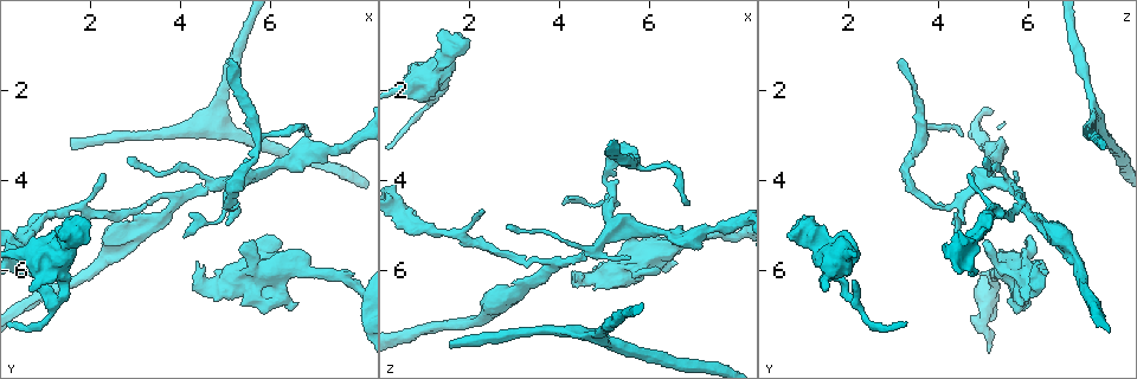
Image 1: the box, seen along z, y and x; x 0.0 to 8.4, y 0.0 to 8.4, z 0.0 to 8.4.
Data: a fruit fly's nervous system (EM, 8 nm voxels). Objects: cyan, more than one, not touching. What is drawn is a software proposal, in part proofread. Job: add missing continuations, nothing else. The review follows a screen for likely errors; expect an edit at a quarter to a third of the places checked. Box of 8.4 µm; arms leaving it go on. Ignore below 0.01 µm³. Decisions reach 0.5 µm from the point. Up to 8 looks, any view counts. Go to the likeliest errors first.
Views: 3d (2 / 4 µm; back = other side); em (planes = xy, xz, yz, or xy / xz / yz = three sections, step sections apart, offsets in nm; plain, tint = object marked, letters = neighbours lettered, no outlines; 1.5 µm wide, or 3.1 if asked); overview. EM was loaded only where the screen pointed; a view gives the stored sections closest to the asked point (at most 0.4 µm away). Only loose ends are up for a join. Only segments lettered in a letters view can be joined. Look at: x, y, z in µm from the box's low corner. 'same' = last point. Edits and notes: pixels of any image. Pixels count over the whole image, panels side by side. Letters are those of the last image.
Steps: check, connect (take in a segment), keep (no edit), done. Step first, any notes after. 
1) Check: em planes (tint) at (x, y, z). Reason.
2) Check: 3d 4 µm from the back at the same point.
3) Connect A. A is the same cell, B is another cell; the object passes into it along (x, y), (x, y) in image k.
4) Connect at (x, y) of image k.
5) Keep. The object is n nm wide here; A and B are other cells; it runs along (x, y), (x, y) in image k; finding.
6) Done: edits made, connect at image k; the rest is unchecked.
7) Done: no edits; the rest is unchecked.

Check: em planes (letters) at (1.65, 3.30, 7.75). Free end.

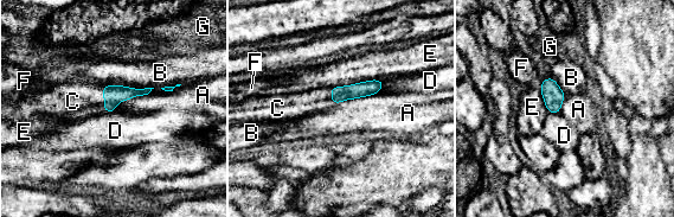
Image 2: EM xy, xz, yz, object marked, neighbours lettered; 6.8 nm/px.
Connect at (72, 101) of image 2. C is the same cell, A, B, D, E, F and G are other cells; the object passes into it along (113, 94), (104, 100), (72, 101) in image 2; the neuron continues.

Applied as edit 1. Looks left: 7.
Check: overview. See it whole again.

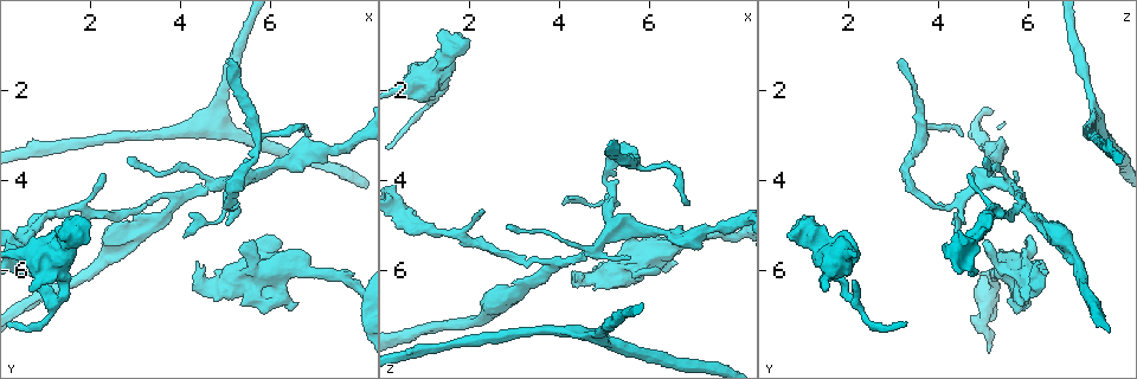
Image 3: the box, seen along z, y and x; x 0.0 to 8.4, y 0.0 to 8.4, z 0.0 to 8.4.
Check: em planes (letters) at (0.80, 6.10, 4.70). Free end.

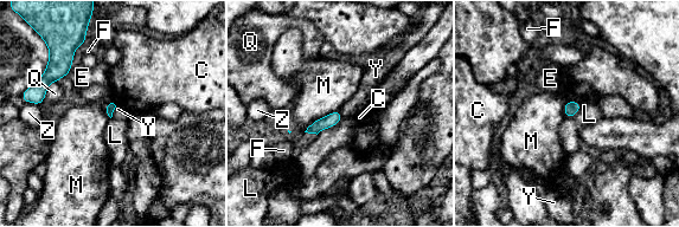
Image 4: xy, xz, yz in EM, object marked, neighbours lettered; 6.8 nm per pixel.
Keep. C, E, F, L, M, Q, Y and Z are other cells; a border runs along (116, 106), (111, 116) in image 4; none of them fits.

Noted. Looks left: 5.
Check: 3d 4 µm at (5.45, 5.40, 5.05). Branch stops here.

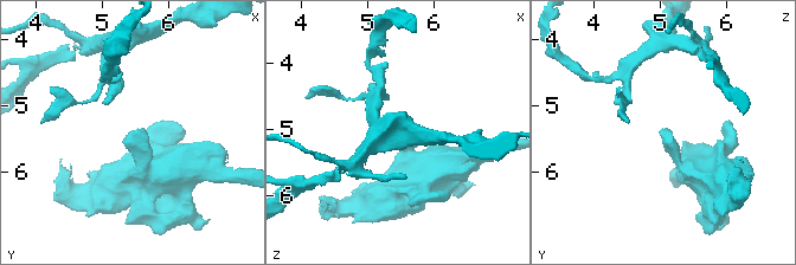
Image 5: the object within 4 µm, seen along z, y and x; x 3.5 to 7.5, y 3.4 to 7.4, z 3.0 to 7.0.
Check: em planes (letters) at (5.50, 5.40, 5.05).

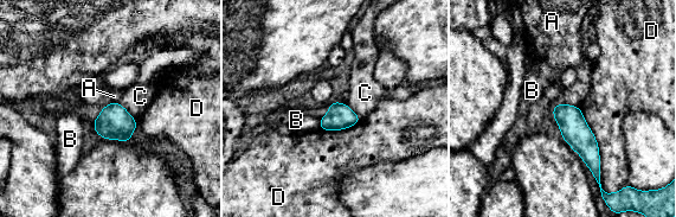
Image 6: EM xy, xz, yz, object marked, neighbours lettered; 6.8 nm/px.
Keep. A, B, C and D are other cells; it runs along (557, 108), (588, 150), (597, 173) in image 6; no lettered segment goes on from it.

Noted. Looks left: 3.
Done: edits made, connect at image 2; the rest is unchecked.

